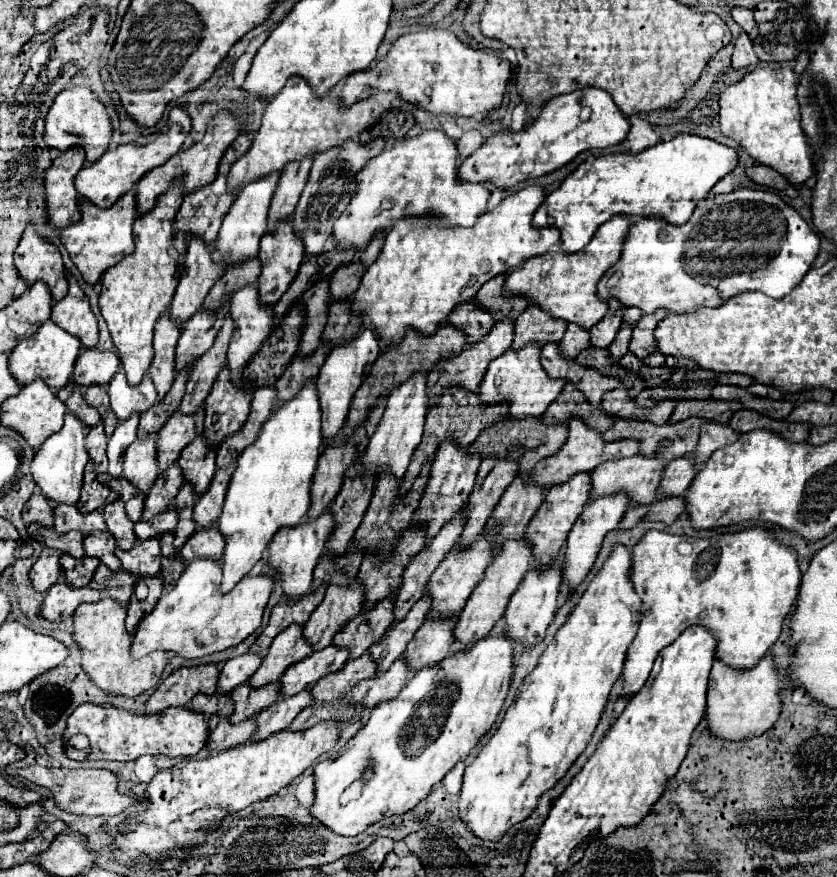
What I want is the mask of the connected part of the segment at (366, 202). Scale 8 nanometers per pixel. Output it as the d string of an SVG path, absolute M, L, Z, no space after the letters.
M422 130L412 138L398 138L390 148L370 158L356 176L356 192L334 224L334 238L340 248L356 246L364 250L378 230L392 228L392 220L402 216L436 214L446 216L448 224L470 226L486 210L490 188L484 182L466 182L458 178L458 144L444 130Z

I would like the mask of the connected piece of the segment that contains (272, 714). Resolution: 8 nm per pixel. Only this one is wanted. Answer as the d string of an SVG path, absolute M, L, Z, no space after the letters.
M302 690L294 696L288 696L288 698L282 698L278 702L274 702L272 706L264 708L258 716L258 732L256 736L252 736L252 740L264 740L266 736L274 734L274 732L280 732L280 730L286 730L292 720L298 716L298 712L306 706L312 704L312 692L310 690Z

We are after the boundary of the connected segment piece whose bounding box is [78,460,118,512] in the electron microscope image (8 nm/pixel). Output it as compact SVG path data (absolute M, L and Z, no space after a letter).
M90 460L86 464L84 470L84 486L82 486L82 496L78 500L78 510L80 512L92 512L92 510L100 510L106 504L114 502L118 498L118 492L114 492L112 488L106 488L106 484L96 480L96 472L94 472L94 462Z

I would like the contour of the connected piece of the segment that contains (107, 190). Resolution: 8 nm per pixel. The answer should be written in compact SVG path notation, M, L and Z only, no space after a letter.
M174 106L170 110L170 116L168 116L168 122L166 126L156 132L156 138L150 142L150 144L144 144L144 146L138 146L138 144L120 144L116 150L108 150L100 160L92 162L92 164L86 164L78 174L76 174L76 190L90 202L94 202L96 206L100 208L108 208L108 204L114 204L114 200L118 200L122 194L126 194L128 190L134 188L134 184L152 168L164 164L170 156L174 156L188 132L192 130L192 118L190 114L186 112L186 106Z

